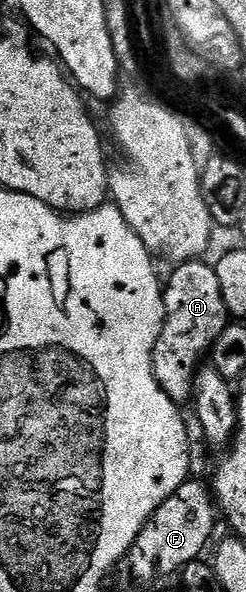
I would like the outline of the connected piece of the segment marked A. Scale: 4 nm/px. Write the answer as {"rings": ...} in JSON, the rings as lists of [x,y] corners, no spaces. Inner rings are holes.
{"rings":[[[180,262],[175,267],[176,271],[165,279],[165,321],[161,337],[157,337],[157,345],[151,350],[151,368],[155,380],[176,405],[182,405],[187,398],[187,402],[192,398],[197,387],[197,372],[208,358],[215,339],[221,337],[229,322],[214,266],[210,262],[203,262]]]}

